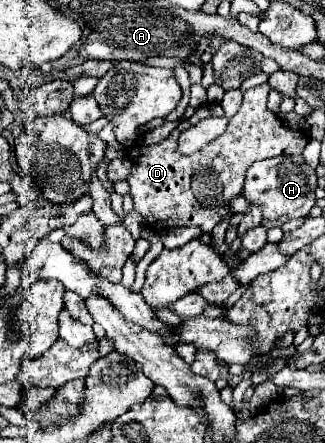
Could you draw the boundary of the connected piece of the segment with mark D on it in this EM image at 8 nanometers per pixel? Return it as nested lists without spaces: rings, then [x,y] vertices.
[[[268,83],[250,88],[243,93],[241,109],[229,117],[229,125],[221,137],[207,143],[193,155],[181,155],[177,151],[179,135],[191,125],[207,119],[211,115],[221,117],[223,109],[219,103],[209,103],[197,107],[195,113],[185,119],[171,135],[155,145],[137,145],[129,149],[133,159],[133,173],[127,179],[131,185],[131,197],[135,209],[145,217],[149,227],[155,231],[195,225],[203,233],[211,233],[215,225],[231,217],[231,201],[241,195],[245,171],[251,163],[275,155],[301,155],[309,143],[309,135],[301,129],[285,127],[283,121],[267,109],[267,99],[271,88]]]

